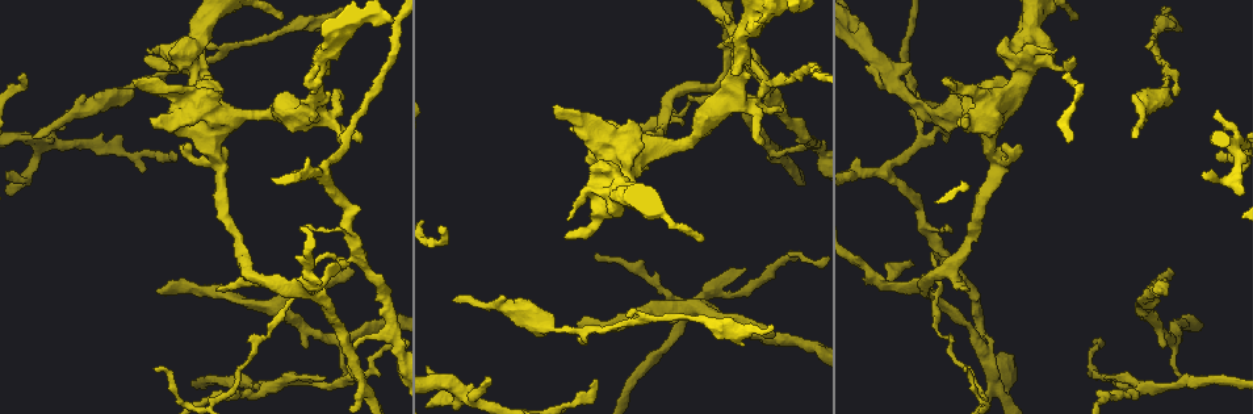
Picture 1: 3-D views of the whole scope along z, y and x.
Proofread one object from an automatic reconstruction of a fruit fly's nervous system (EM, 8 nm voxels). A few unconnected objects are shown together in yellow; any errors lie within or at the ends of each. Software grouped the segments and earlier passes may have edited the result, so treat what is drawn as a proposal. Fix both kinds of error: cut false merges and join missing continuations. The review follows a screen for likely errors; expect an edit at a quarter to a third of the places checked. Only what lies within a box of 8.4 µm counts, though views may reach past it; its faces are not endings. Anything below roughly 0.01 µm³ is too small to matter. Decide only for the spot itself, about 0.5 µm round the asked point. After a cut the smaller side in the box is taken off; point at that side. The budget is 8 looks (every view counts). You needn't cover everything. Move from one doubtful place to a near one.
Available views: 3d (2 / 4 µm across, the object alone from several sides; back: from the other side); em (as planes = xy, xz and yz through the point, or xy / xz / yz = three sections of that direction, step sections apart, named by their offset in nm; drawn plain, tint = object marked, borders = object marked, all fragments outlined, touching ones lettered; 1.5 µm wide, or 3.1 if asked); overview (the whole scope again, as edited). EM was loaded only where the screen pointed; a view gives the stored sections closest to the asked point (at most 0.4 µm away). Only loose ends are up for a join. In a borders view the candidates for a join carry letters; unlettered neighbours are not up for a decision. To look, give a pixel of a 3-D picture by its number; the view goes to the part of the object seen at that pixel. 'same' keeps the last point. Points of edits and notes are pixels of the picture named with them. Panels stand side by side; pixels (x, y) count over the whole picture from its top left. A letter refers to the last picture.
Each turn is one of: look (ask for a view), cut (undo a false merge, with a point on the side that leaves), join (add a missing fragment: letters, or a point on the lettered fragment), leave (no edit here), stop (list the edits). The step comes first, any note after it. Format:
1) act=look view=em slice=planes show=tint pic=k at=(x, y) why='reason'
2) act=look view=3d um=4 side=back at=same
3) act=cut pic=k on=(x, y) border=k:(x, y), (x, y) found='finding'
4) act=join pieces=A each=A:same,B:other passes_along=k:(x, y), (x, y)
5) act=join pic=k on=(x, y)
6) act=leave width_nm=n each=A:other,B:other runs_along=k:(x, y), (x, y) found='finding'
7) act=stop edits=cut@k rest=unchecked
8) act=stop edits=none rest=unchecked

act=look view=3d um=4 pic=1 at=(579, 324)

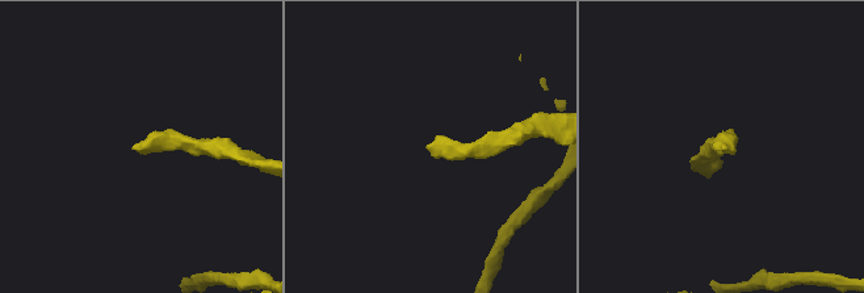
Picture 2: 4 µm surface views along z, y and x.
act=look view=em slice=planes show=borders pic=2 at=(134, 145) why='shape alone is not enough'

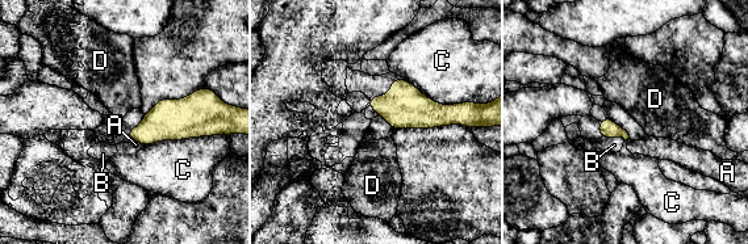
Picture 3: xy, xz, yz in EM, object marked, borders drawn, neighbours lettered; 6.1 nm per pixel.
act=leave each=A:other,B:other,C:other,D:other border=3:(601, 137), (622, 137), (625, 139) found='none of them fits'

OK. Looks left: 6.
act=look view=3d um=4 pic=1 at=(695, 308) why='a fork'

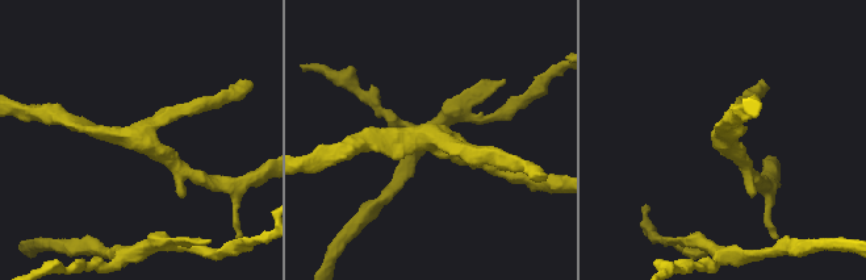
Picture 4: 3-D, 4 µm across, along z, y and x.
act=look view=em slice=planes show=borders pic=4 at=(141, 140) arms=3 arm_widths_nm=200,200,200

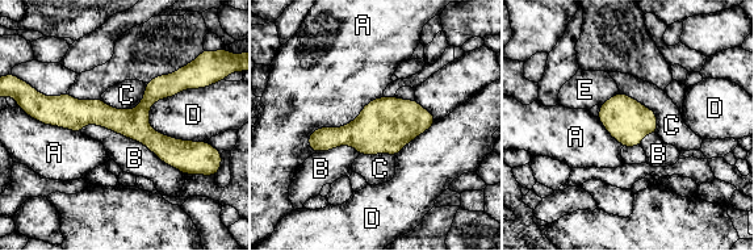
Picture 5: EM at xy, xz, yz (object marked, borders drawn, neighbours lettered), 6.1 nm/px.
act=leave width_nm=190 each=A:other,B:other,C:other,D:other,E:other runs_along=5:(67, 125), (109, 117), (213, 154) found='all the same neuron'

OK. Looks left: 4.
act=look view=3d um=2 pic=1 at=(455, 301)

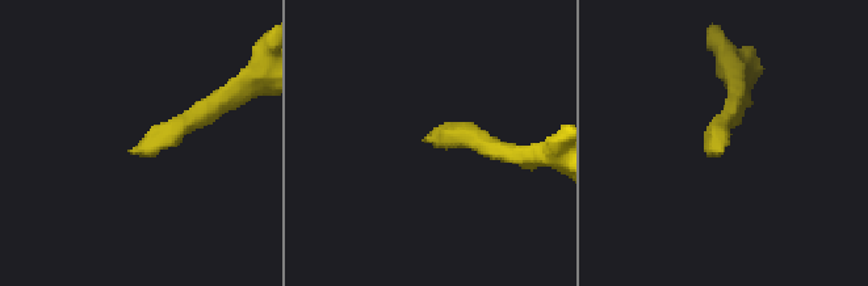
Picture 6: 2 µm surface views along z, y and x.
act=look view=em slice=yz step=8 show=tint pic=6 at=(139, 148)

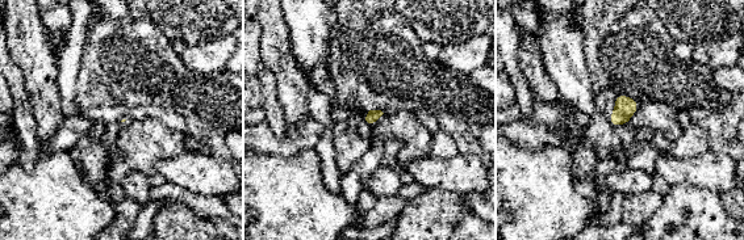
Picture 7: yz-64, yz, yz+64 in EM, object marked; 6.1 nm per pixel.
act=look view=em slice=yz step=8 show=borders at=same

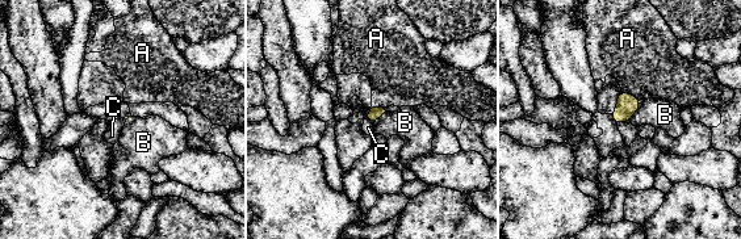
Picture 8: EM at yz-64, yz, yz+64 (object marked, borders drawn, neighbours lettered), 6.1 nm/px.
act=join pieces=C each=A:other,B:other,C:same passes_along=8:(375, 113), (369, 120), (368, 128) found='it goes on there'

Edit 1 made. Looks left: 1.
act=stop edits=join@8 rest=unchecked

